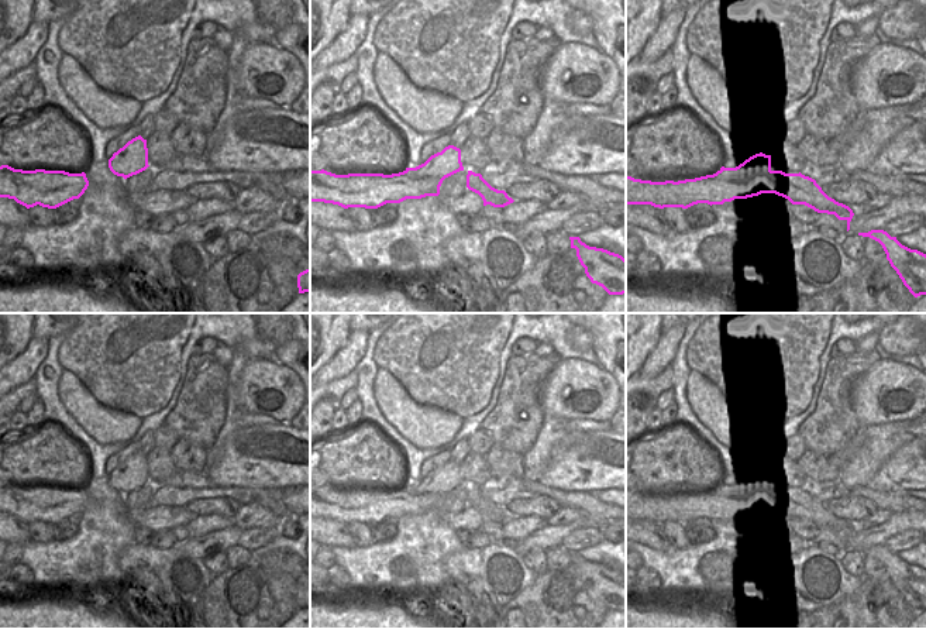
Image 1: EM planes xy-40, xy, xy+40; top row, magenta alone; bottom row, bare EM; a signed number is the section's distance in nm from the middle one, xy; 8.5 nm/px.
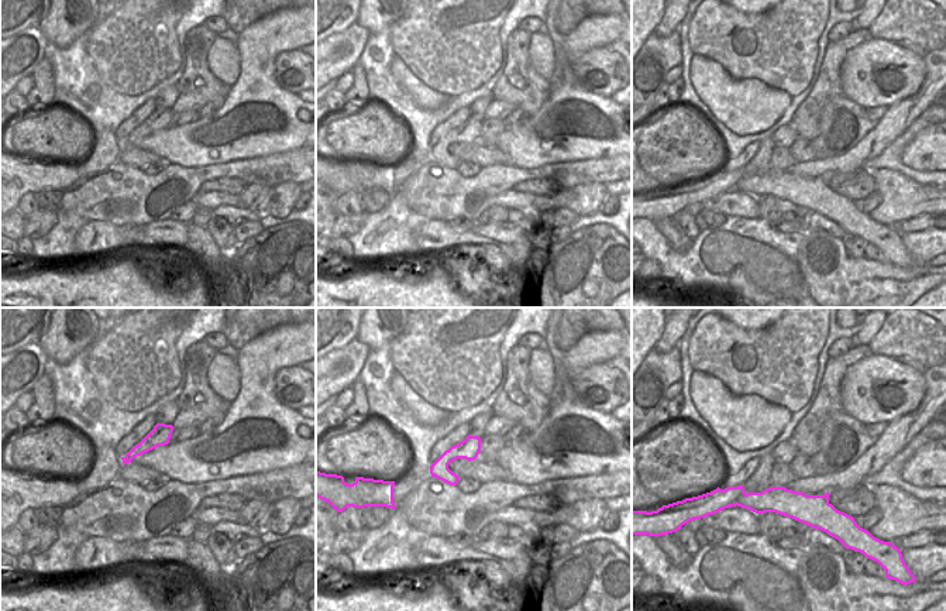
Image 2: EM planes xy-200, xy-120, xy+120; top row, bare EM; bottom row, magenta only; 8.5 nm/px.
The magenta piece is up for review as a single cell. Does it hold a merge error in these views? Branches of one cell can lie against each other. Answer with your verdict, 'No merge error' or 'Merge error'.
Merge error.

